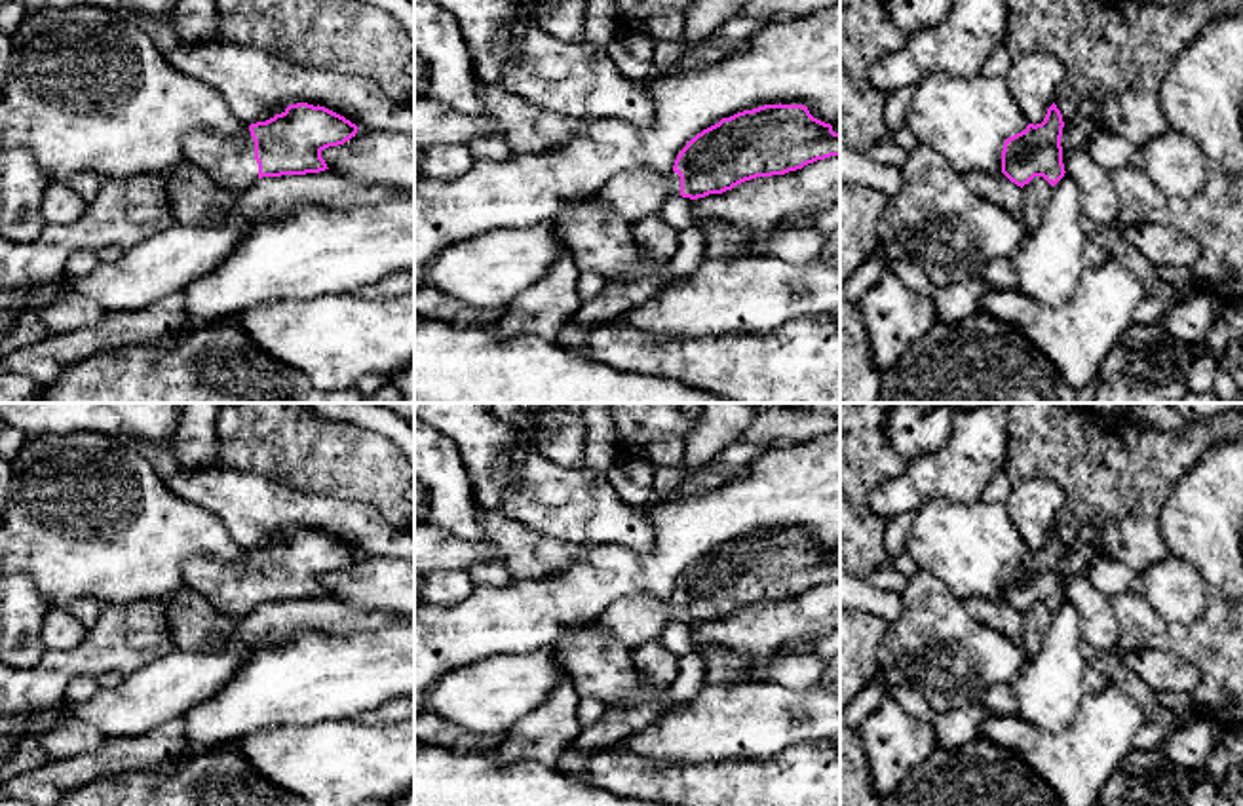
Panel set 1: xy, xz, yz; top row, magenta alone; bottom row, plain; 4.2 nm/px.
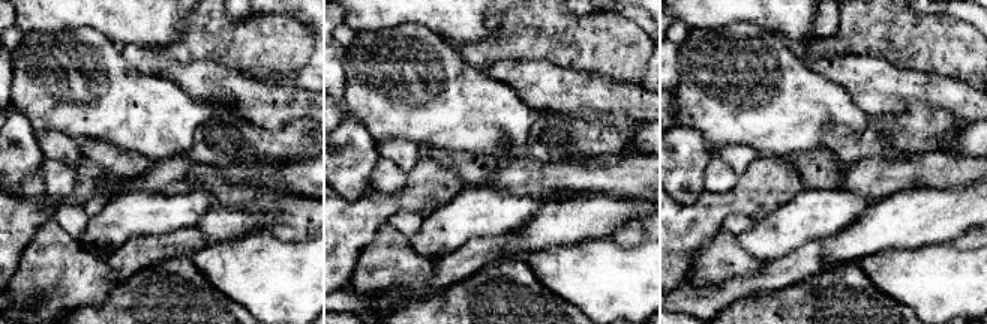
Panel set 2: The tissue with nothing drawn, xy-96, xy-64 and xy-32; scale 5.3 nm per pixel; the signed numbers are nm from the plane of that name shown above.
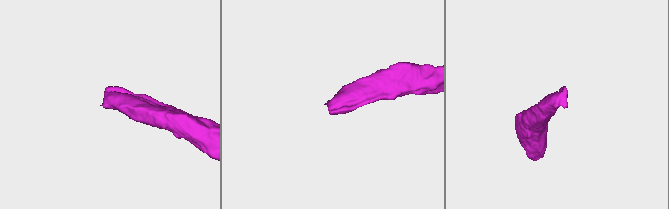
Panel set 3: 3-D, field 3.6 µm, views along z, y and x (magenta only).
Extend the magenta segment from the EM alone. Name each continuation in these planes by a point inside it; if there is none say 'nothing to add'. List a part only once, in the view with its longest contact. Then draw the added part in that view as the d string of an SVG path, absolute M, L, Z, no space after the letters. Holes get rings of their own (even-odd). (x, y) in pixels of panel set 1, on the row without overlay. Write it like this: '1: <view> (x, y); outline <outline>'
1: xy (230, 586); outline M249 551L238 561L190 557L184 565L186 587L205 595L219 610L245 616L258 606L255 566Z

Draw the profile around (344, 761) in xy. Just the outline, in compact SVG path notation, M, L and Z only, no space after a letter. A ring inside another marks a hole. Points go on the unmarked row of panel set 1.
M355 717L268 728L239 739L238 747L262 777L310 806L359 806L371 798L392 806L414 789L414 720L367 724Z

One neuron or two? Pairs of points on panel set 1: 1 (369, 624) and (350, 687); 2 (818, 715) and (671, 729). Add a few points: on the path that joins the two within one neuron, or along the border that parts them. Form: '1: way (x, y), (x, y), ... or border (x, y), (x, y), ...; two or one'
1: border (394, 624), (371, 632), (322, 632); two
2: way (782, 725), (713, 725), (707, 729); one

